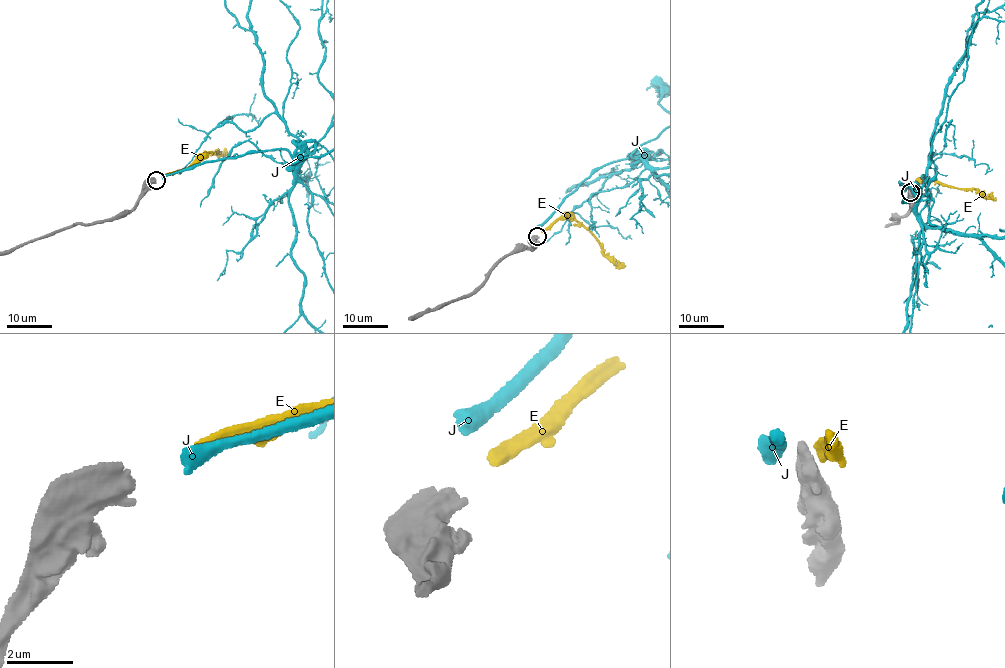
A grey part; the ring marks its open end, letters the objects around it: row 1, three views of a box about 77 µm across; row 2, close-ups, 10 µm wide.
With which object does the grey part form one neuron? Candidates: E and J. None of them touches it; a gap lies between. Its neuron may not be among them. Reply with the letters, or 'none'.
E

